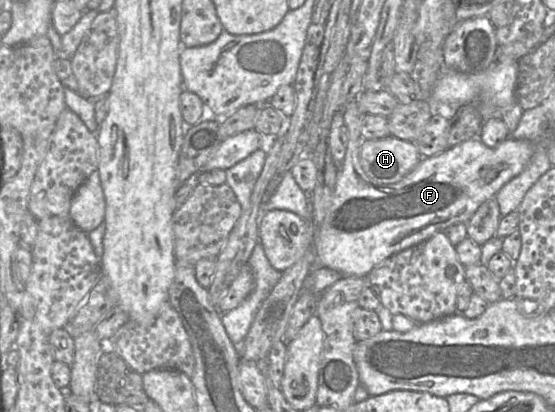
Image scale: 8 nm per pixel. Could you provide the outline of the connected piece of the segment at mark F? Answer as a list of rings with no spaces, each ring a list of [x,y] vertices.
[[[356,100],[344,109],[344,125],[348,128],[345,158],[338,169],[332,204],[319,229],[314,229],[316,266],[331,268],[344,277],[367,277],[375,266],[390,256],[429,239],[453,224],[467,223],[481,204],[493,198],[505,184],[524,170],[535,149],[533,143],[511,136],[495,148],[486,146],[474,137],[434,156],[422,157],[419,164],[402,180],[378,188],[370,181],[360,162],[362,115]]]

